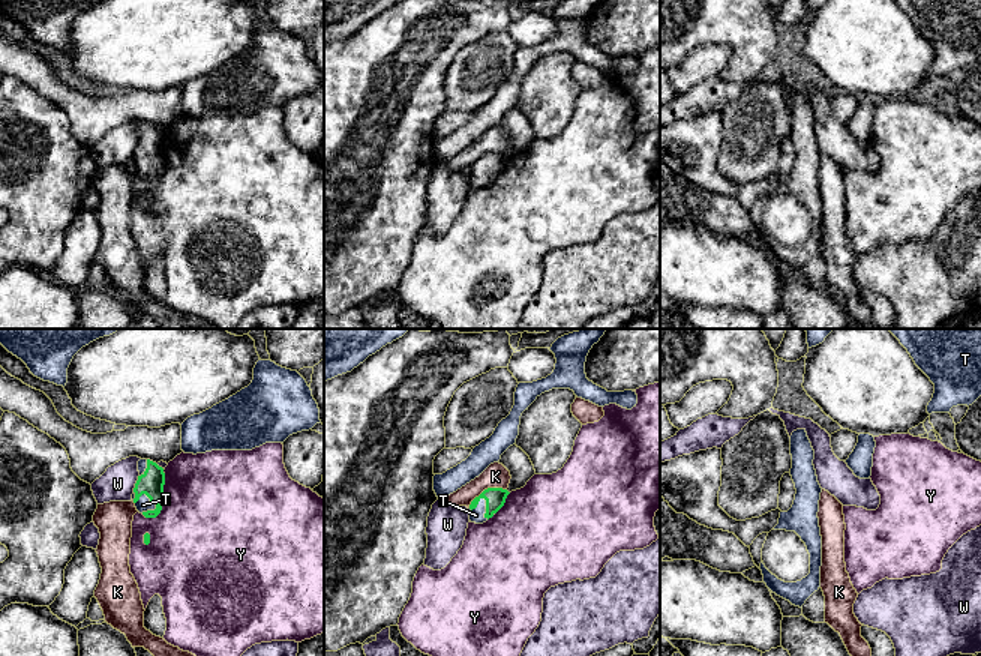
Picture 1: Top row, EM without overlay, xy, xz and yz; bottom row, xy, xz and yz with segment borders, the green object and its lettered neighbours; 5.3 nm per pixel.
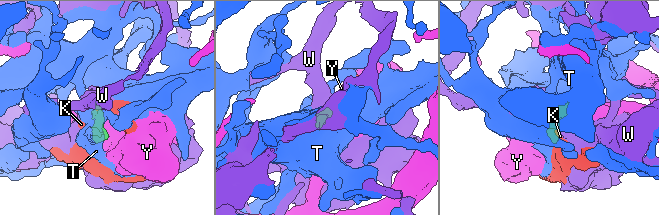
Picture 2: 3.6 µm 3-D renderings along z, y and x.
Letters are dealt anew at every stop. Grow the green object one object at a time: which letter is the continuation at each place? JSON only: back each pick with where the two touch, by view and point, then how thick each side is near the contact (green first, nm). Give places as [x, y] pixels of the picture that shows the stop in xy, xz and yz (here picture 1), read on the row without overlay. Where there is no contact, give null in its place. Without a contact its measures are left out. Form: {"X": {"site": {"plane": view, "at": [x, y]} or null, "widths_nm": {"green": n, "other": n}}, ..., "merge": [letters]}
{"T": {"site": {"plane": "xy", "at": [141, 158]}, "widths_nm": {"green": 130, "other": 80}}, "merge": ["T"]}

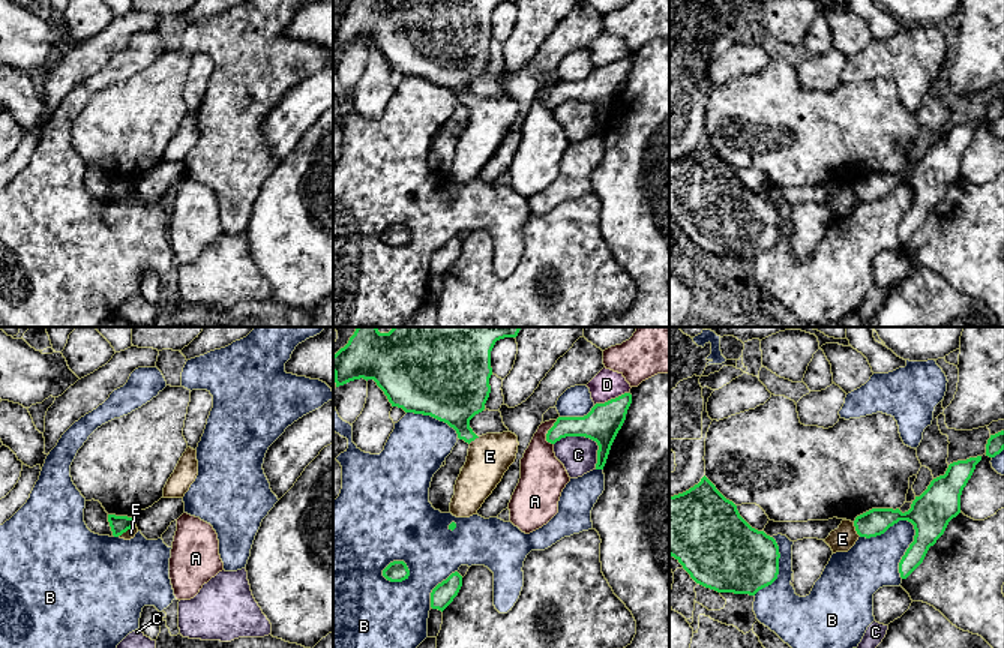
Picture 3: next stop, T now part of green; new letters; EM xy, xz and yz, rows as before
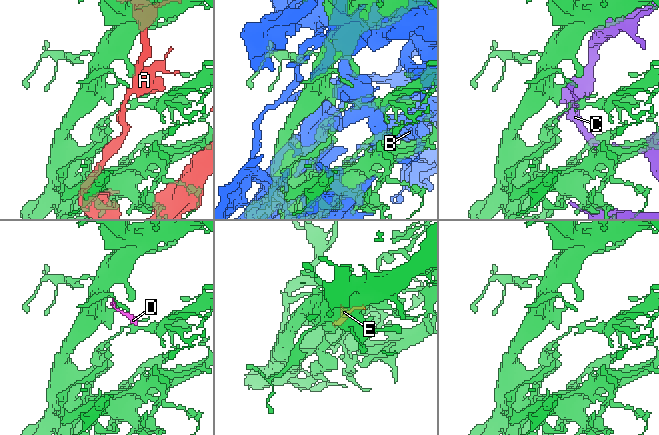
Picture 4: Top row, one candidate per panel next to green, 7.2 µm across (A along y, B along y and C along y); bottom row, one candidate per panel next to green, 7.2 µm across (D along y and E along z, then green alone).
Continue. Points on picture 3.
{"E": {"site": {"plane": "xy", "at": [126, 194]}, "widths_nm": {"green": 100, "other": 50}}, "merge": ["E"]}

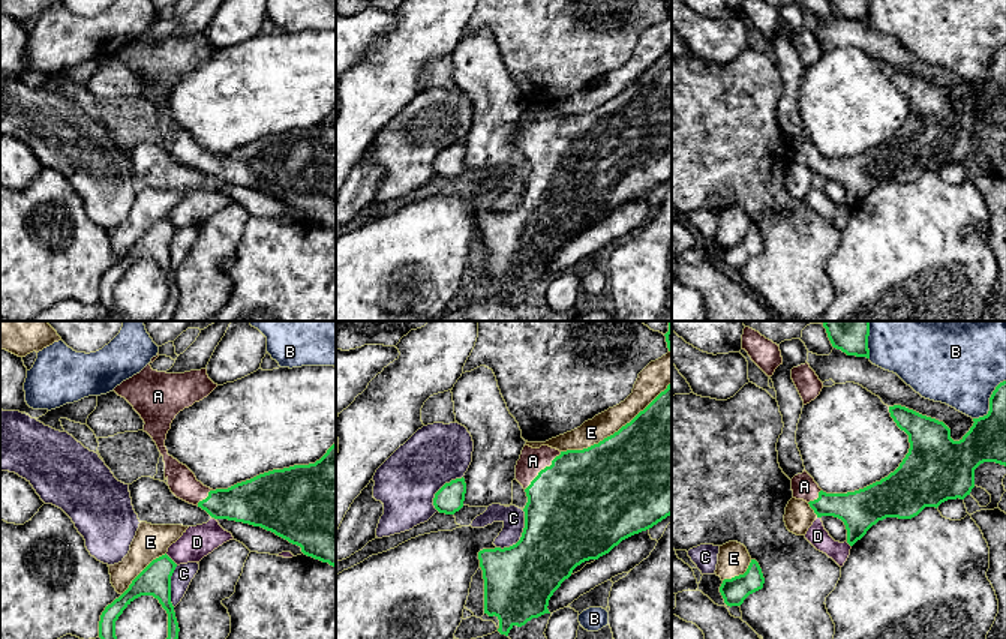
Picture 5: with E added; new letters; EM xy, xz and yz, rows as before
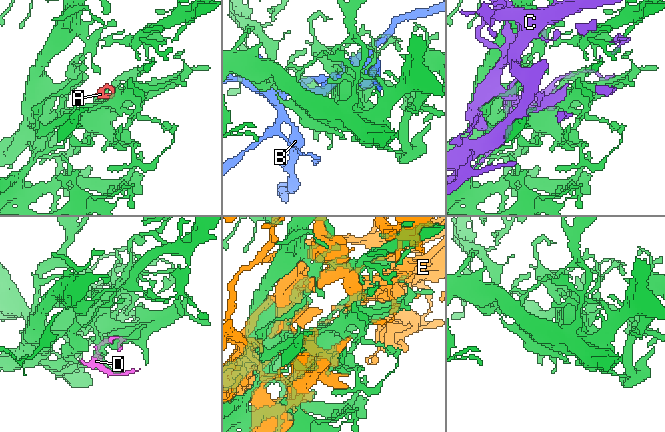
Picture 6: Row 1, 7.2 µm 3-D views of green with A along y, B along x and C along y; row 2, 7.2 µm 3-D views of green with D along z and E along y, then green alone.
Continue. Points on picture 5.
{"A": {"site": {"plane": "xz", "at": [541, 134]}, "widths_nm": {"green": 480, "other": 140}}, "merge": ["A"]}

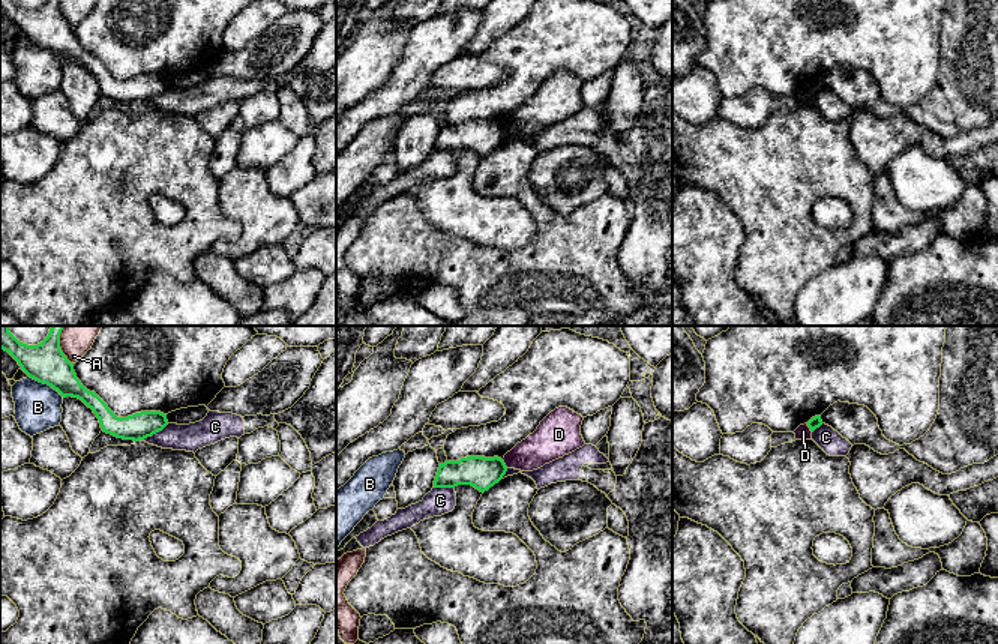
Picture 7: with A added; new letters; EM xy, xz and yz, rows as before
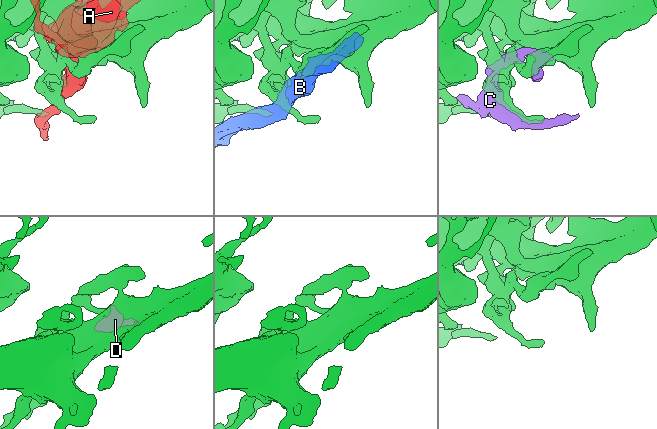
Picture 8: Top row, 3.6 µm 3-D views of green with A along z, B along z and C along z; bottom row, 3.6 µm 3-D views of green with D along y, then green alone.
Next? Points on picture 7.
{"merge": []}

